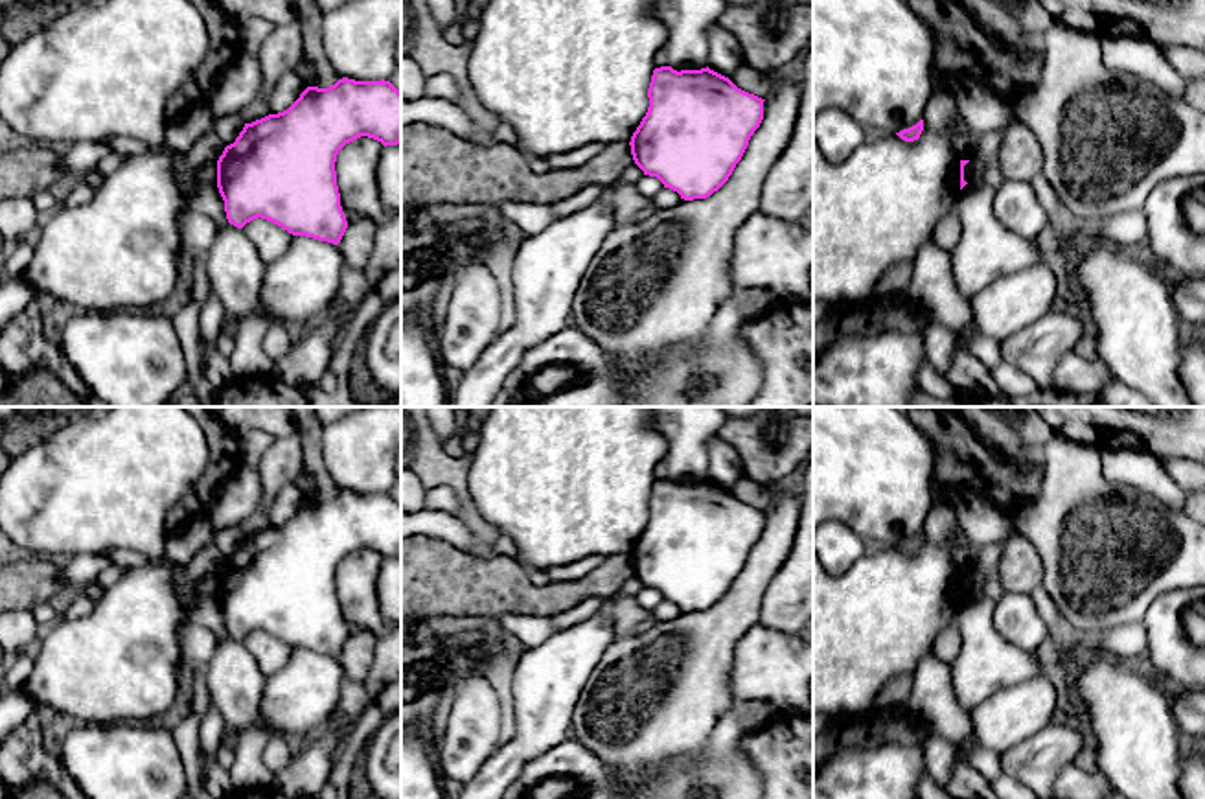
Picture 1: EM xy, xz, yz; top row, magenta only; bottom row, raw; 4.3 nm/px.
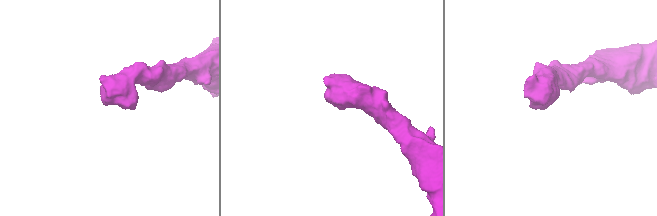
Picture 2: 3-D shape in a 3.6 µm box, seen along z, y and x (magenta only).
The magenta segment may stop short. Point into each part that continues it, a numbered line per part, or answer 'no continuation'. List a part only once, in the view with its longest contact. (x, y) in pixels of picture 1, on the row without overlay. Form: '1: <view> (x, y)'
no continuation

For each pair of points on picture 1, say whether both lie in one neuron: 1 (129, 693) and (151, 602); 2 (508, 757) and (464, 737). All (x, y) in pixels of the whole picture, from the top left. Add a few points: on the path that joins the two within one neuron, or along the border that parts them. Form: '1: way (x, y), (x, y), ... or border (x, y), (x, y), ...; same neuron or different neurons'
1: way (129, 671), (135, 661), (135, 625); same neuron
2: border (503, 741), (470, 779); different neurons

